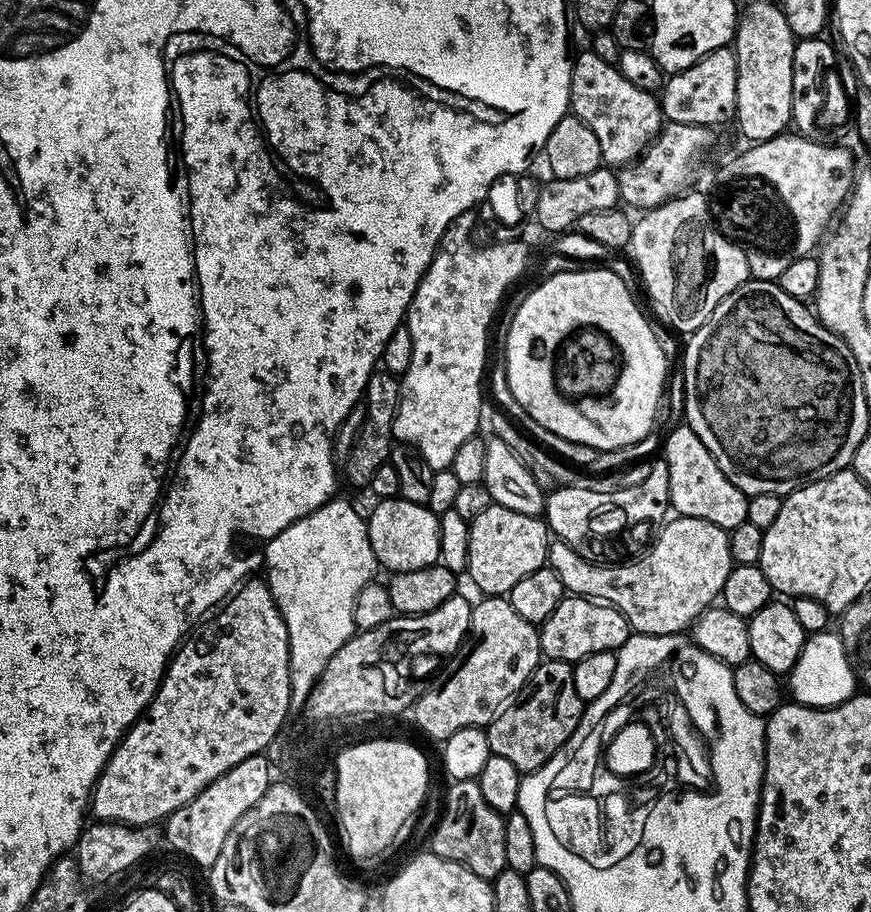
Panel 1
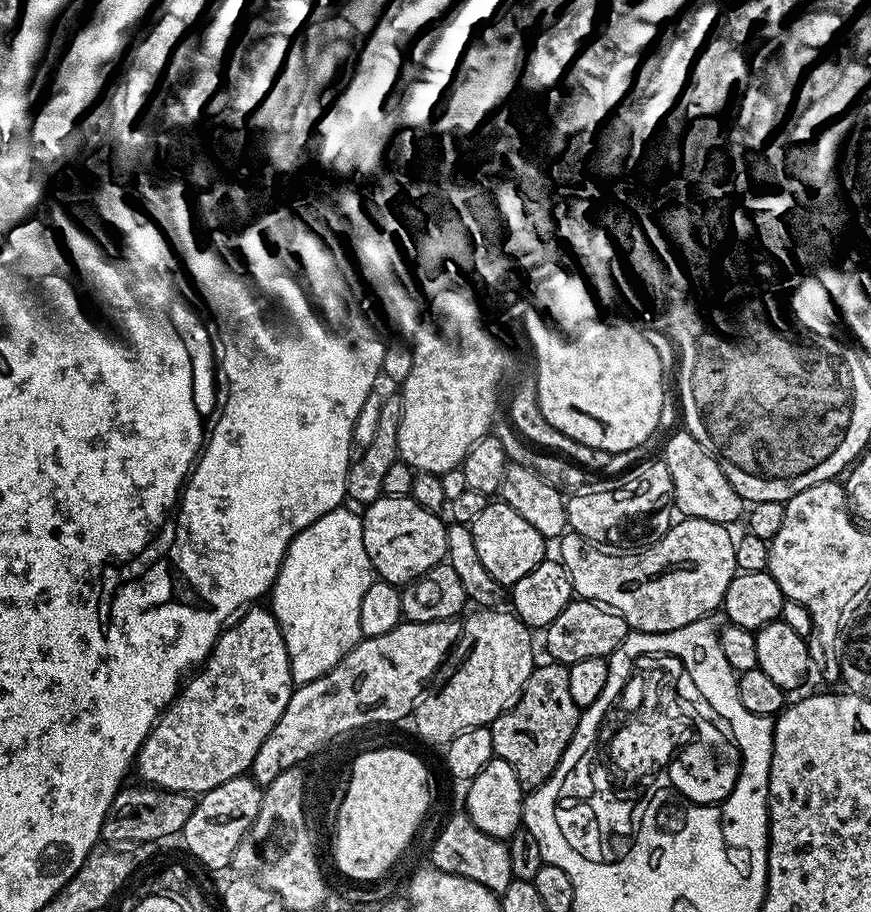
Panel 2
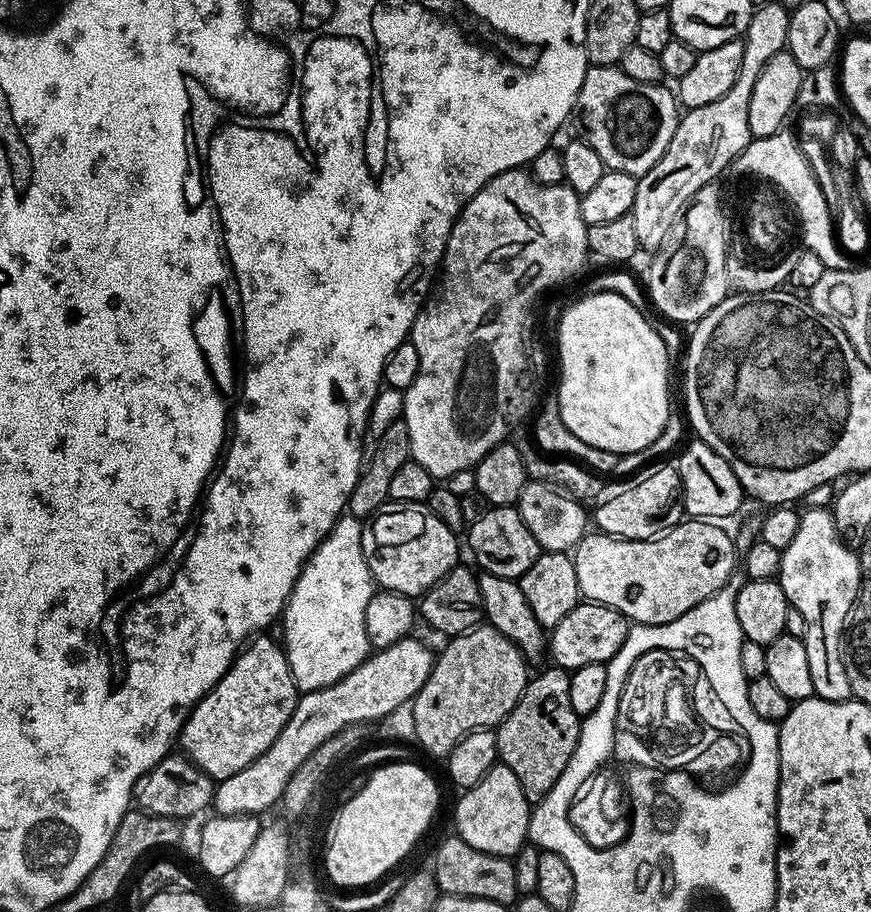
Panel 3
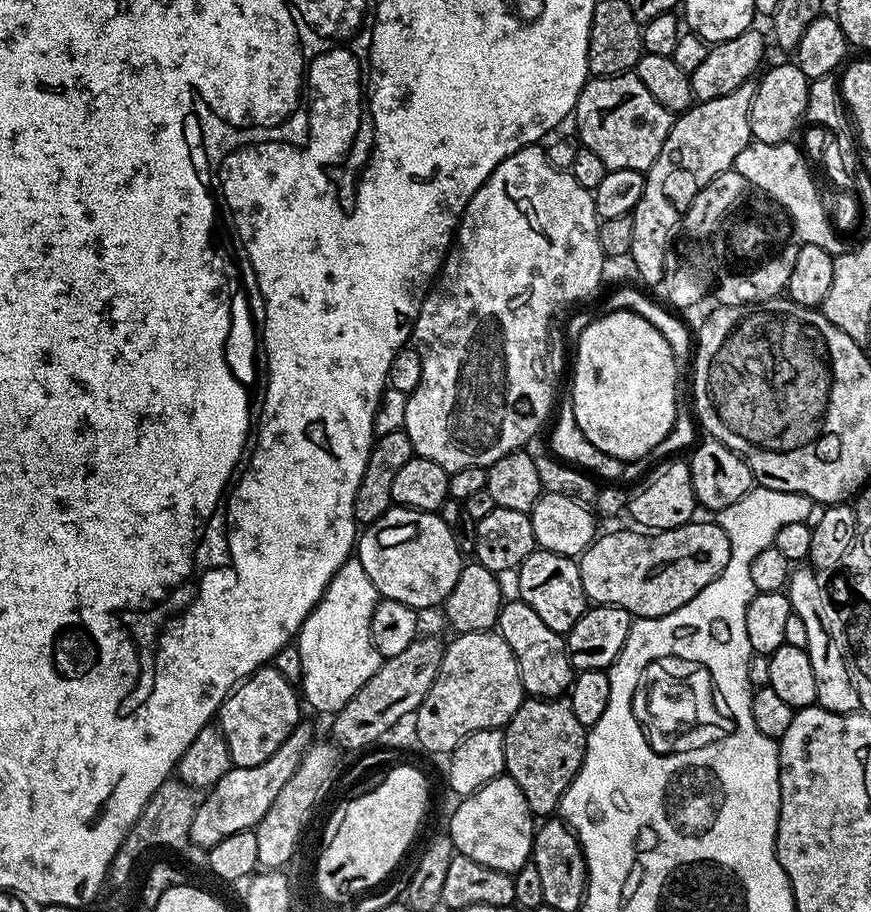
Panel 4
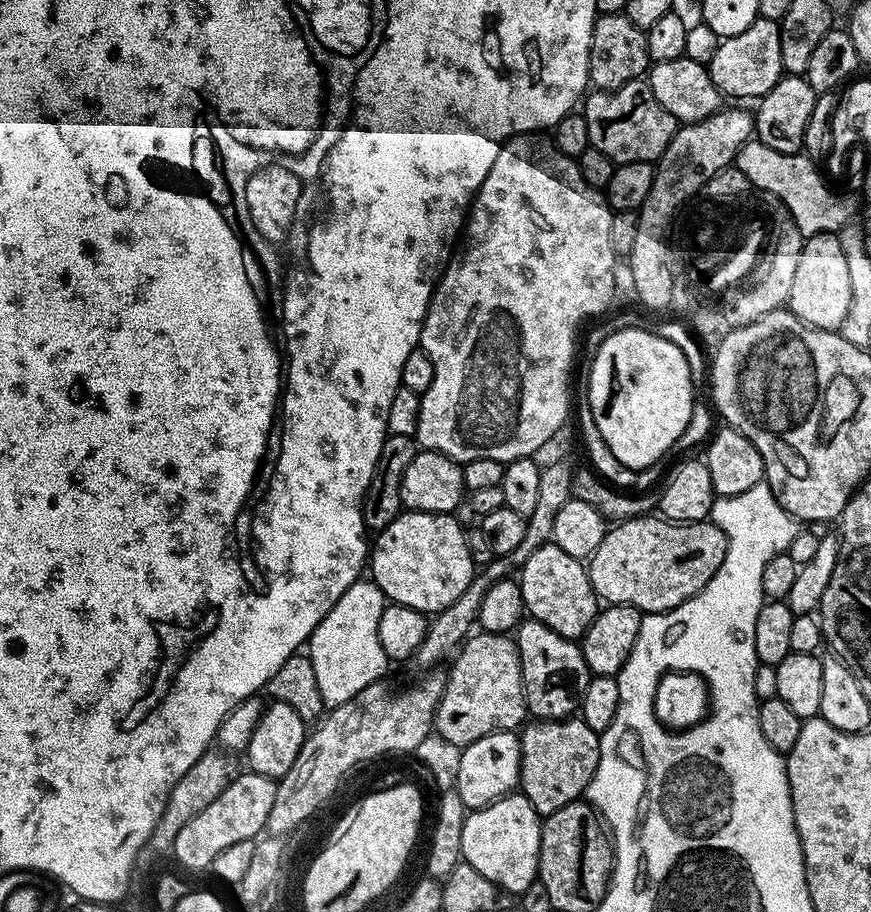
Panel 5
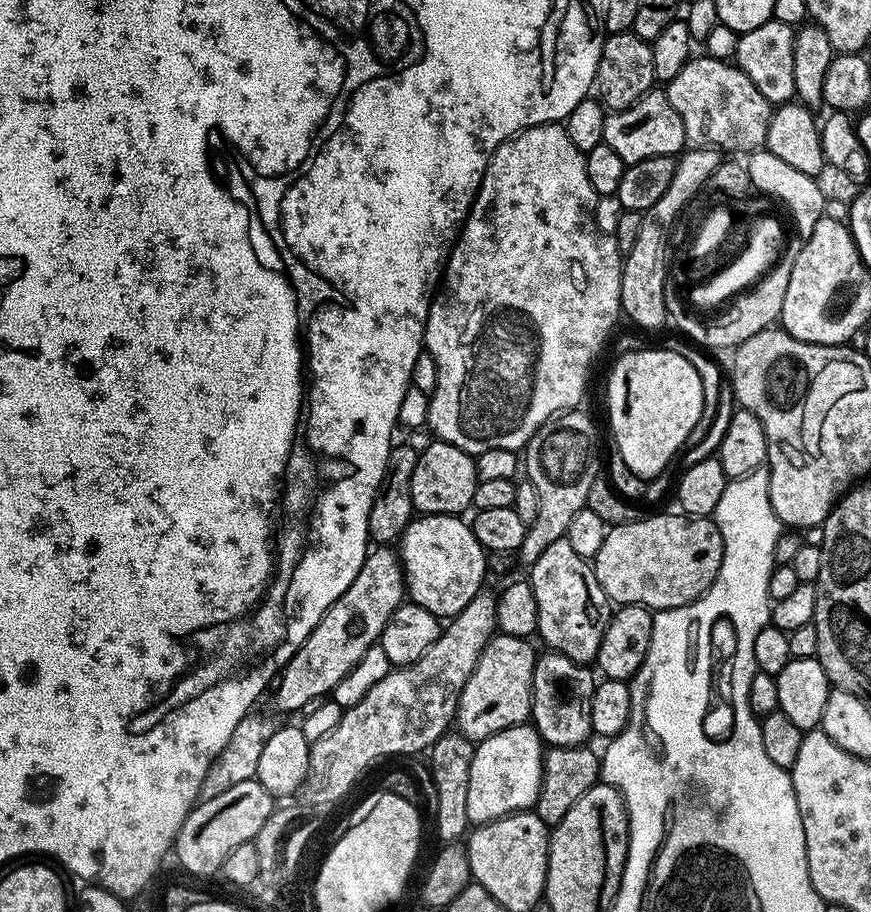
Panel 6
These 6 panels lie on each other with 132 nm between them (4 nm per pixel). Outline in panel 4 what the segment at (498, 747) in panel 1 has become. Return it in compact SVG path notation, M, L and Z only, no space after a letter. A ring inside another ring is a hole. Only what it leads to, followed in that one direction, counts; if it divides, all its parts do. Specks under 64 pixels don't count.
M566 698L525 699L524 703L518 706L516 713L504 725L502 731L506 746L504 772L510 778L514 778L514 782L518 782L518 790L522 790L523 796L526 797L526 806L530 806L533 817L551 817L559 809L560 799L568 795L568 787L580 772L588 745L588 732L582 726L582 722L578 722L578 718Z

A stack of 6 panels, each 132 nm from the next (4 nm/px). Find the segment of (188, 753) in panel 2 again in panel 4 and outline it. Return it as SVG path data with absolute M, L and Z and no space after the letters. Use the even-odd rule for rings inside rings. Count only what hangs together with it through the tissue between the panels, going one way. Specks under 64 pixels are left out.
M276 666L262 667L240 681L220 707L218 727L226 738L235 767L258 766L258 762L266 762L266 758L270 758L270 754L274 754L301 723L302 700L293 681L291 684L278 669L272 667Z

